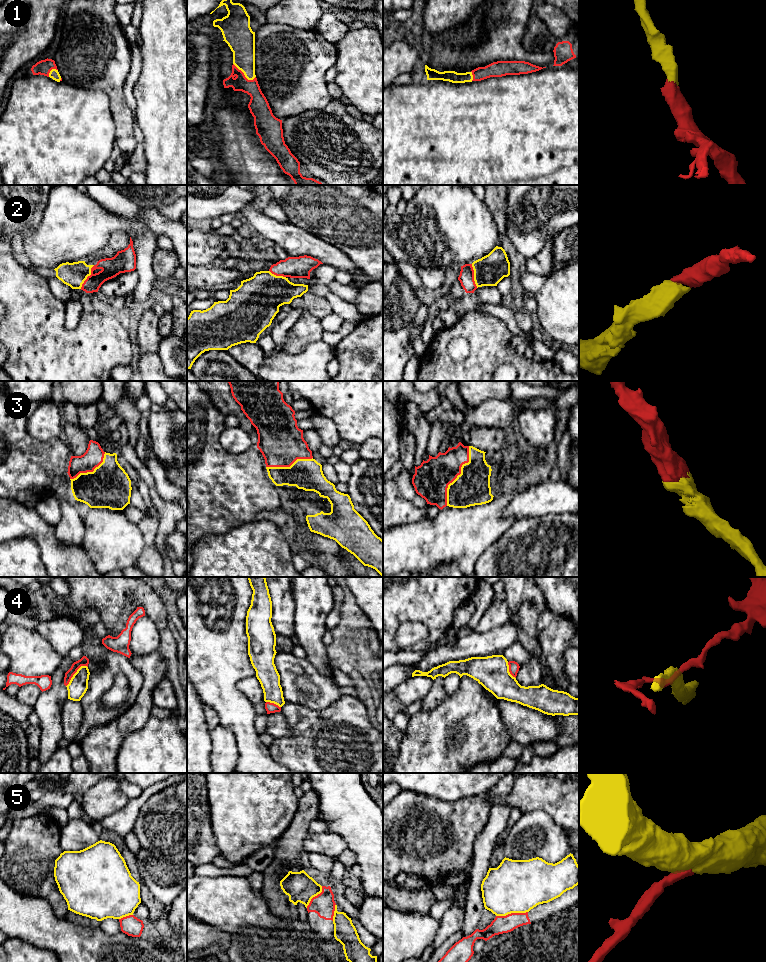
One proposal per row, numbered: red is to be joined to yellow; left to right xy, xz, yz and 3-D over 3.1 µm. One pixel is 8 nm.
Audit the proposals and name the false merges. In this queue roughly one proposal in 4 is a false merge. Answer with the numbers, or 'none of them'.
4, 5

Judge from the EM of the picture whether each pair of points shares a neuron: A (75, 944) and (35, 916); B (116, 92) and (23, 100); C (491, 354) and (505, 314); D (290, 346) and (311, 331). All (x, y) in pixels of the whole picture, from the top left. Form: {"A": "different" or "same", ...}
{"A": "same", "B": "different", "C": "different", "D": "same"}

